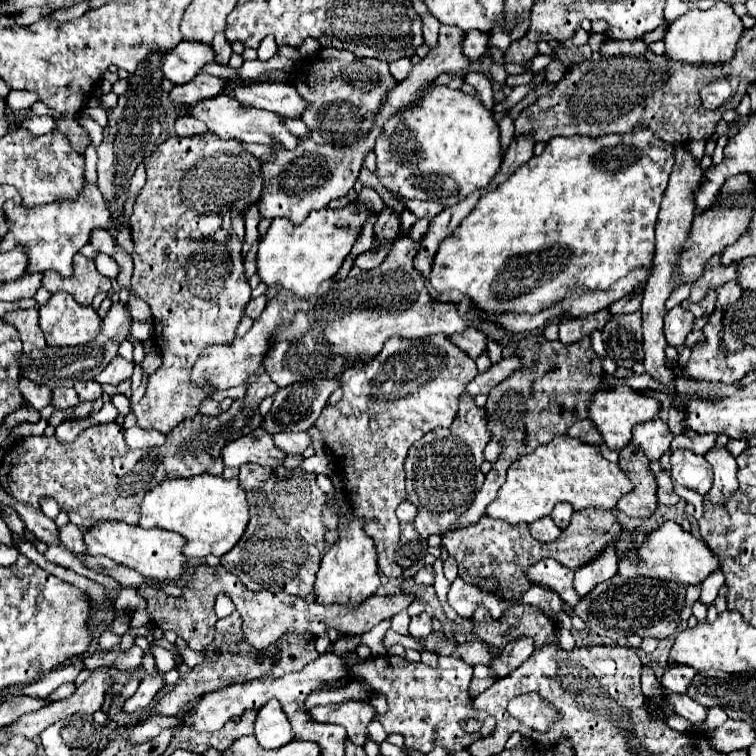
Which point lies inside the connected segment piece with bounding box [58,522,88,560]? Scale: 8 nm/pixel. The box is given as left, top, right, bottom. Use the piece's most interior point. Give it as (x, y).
(71, 536)

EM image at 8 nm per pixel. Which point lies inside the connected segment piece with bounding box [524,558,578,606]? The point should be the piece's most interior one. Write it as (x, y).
(549, 571)

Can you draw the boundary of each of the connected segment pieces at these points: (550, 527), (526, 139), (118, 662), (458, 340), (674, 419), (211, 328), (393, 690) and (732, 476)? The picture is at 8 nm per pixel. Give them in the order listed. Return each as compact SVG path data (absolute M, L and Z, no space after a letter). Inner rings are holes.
M546 516L530 524L530 534L540 542L554 542L560 536L560 528L554 524L550 516Z
M532 134L514 136L514 140L510 142L510 146L506 148L506 154L504 154L504 162L502 162L500 172L498 172L496 178L488 184L488 188L490 188L490 190L498 188L504 180L508 180L508 176L510 176L518 166L522 166L524 162L528 162L528 160L532 158L532 148L534 148Z
M132 646L130 650L108 650L108 652L94 652L92 656L84 656L82 664L88 670L96 668L114 668L124 674L132 674L142 668L142 656L144 650L138 646Z
M466 328L462 334L456 334L450 338L458 348L462 348L472 360L476 360L482 352L486 352L486 342L488 342L488 336L482 334L480 330L474 330L474 328Z
M670 404L670 414L668 414L668 426L674 434L684 434L686 430L680 430L680 422L684 422L684 414L680 412L680 408L676 408L676 404Z
M206 132L200 136L190 136L190 138L168 138L166 142L162 142L156 152L148 158L148 176L146 176L146 184L142 194L136 200L134 206L134 214L130 218L130 226L134 232L134 276L132 276L132 286L134 286L134 294L140 296L144 302L148 302L152 316L154 316L154 342L162 354L162 366L150 376L148 380L148 388L144 398L138 404L132 404L132 412L136 416L136 424L140 428L156 428L162 434L168 434L176 424L180 424L186 418L192 418L200 406L200 400L206 400L208 394L212 394L212 390L208 388L198 388L190 382L190 370L196 362L196 358L200 356L200 352L210 346L210 344L230 344L234 340L234 332L236 326L240 324L242 316L244 316L244 306L250 302L250 284L248 278L244 274L244 256L242 256L242 244L244 244L244 212L248 206L256 204L256 200L260 200L260 192L262 192L262 176L260 176L260 166L262 162L252 156L250 152L246 152L242 148L242 144L238 140L222 140L218 138L214 132Z
M374 656L354 664L350 668L352 678L356 674L362 676L362 684L370 692L380 692L388 700L388 712L384 716L376 714L376 720L384 724L384 730L400 732L406 738L406 746L420 750L422 754L432 752L436 746L444 746L450 750L466 750L474 740L488 736L494 730L494 718L488 712L480 712L472 708L472 696L468 694L468 686L472 680L472 666L462 660L440 656L438 666L430 668L424 662L408 662L398 656ZM466 718L478 718L482 722L482 730L478 734L466 734L460 724Z
M712 448L704 456L714 470L714 482L708 492L708 498L712 502L726 500L732 492L736 492L738 480L736 480L736 458L728 452L728 448Z

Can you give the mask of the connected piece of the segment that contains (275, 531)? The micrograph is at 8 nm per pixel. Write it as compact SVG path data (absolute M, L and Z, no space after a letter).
M258 464L240 466L240 486L246 490L250 502L250 522L240 538L240 542L222 556L222 566L236 574L242 584L250 590L270 590L270 592L286 592L302 596L304 600L314 600L314 578L326 552L324 534L326 528L320 522L320 512L326 504L326 494L316 484L316 474L302 472L302 468L268 468Z

